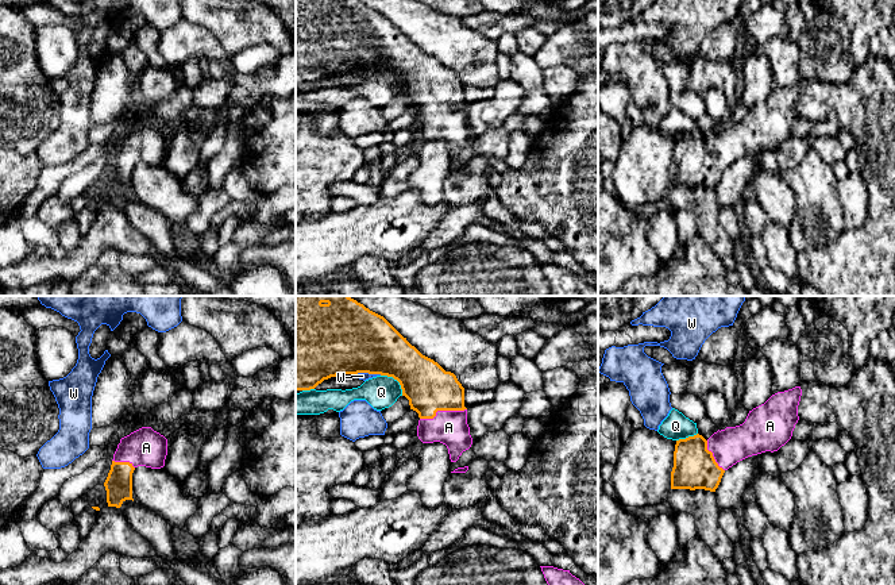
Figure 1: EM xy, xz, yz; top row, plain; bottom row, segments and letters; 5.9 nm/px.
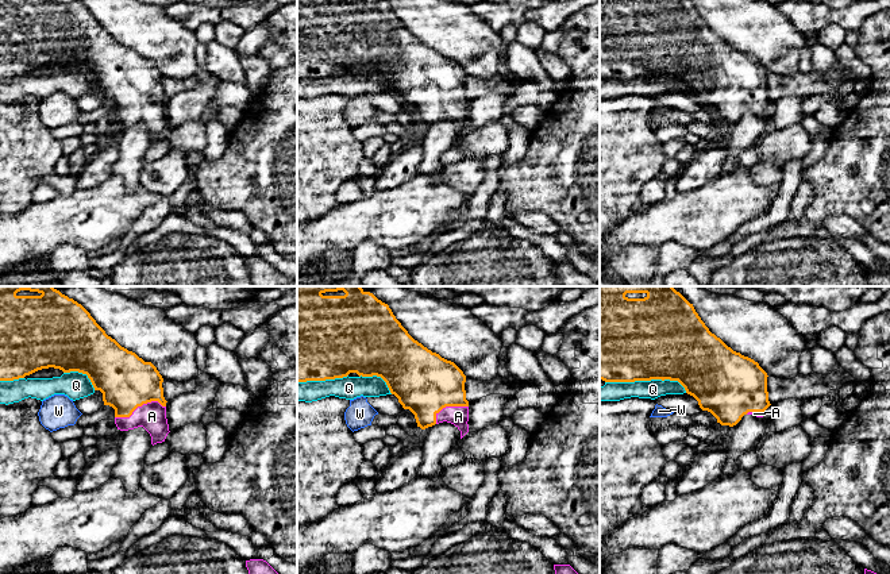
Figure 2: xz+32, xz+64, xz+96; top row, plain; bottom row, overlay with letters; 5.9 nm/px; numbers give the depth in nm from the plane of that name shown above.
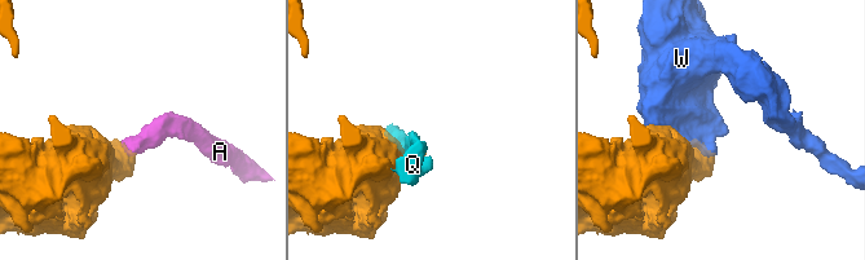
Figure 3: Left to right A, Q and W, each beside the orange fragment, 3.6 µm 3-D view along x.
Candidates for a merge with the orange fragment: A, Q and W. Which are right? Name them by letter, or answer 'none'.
A

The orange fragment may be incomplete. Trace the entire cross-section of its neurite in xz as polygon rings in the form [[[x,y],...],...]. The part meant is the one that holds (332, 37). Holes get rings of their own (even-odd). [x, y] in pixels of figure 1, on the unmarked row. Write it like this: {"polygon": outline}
{"polygon": [[[296,0],[296,88],[310,88],[331,74],[358,70],[397,77],[410,107],[418,111],[418,136],[445,142],[451,159],[471,145],[464,85],[454,70],[423,53],[383,14],[360,0]]]}

